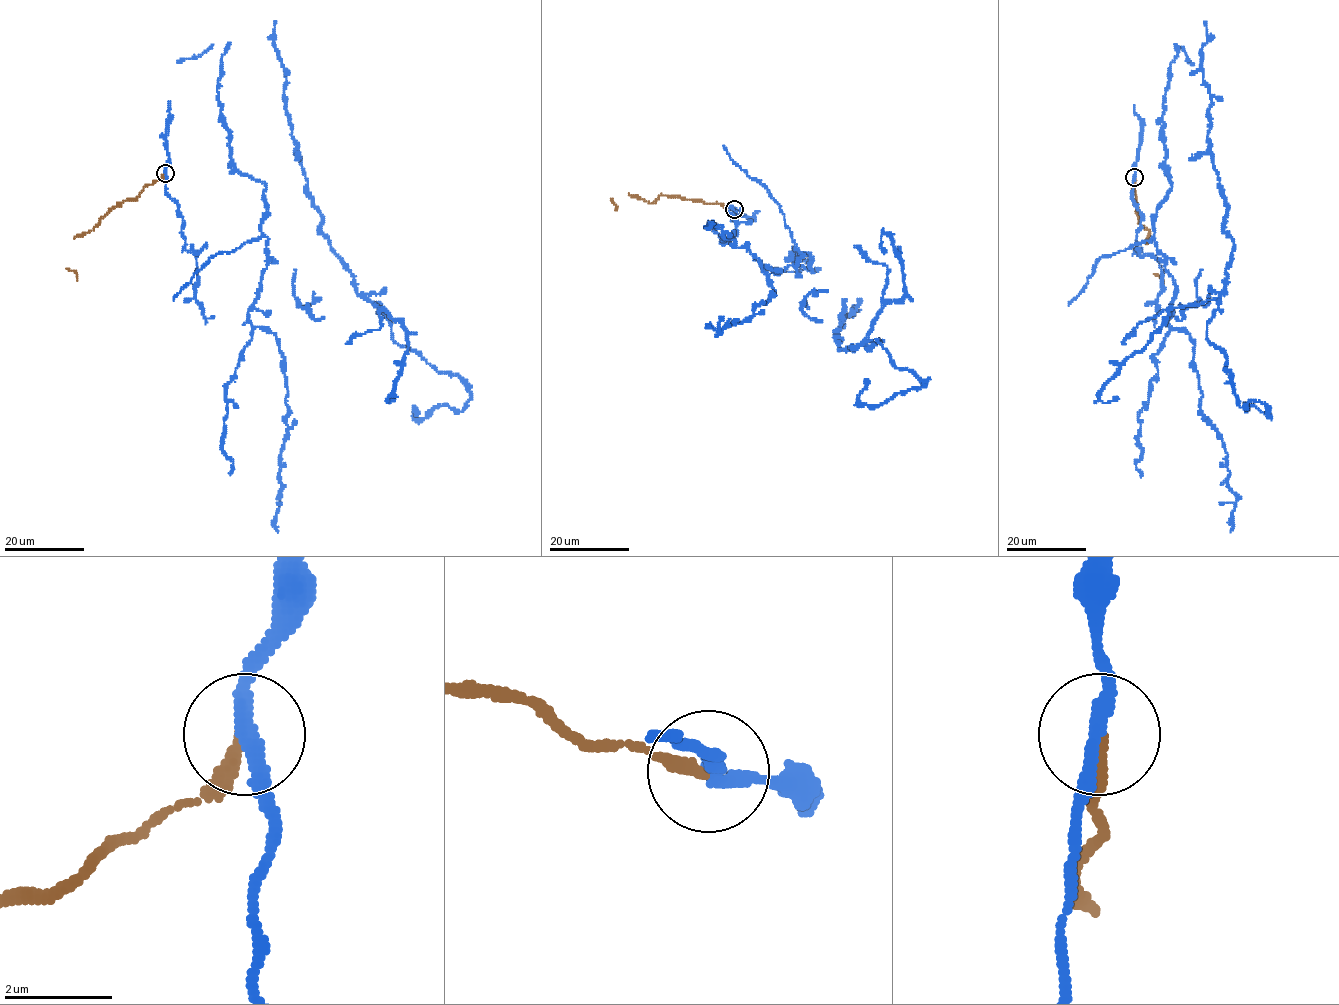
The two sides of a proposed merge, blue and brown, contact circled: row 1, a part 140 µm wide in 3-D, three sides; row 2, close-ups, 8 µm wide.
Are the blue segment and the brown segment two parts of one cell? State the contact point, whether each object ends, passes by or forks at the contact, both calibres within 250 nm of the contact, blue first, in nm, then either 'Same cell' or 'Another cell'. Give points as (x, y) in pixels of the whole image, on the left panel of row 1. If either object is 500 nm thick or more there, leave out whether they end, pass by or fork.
Place: (165, 173). At the ring blue passes by. At the ring brown ends. Thickness 260 nm (blue) against 260 nm. Another cell

